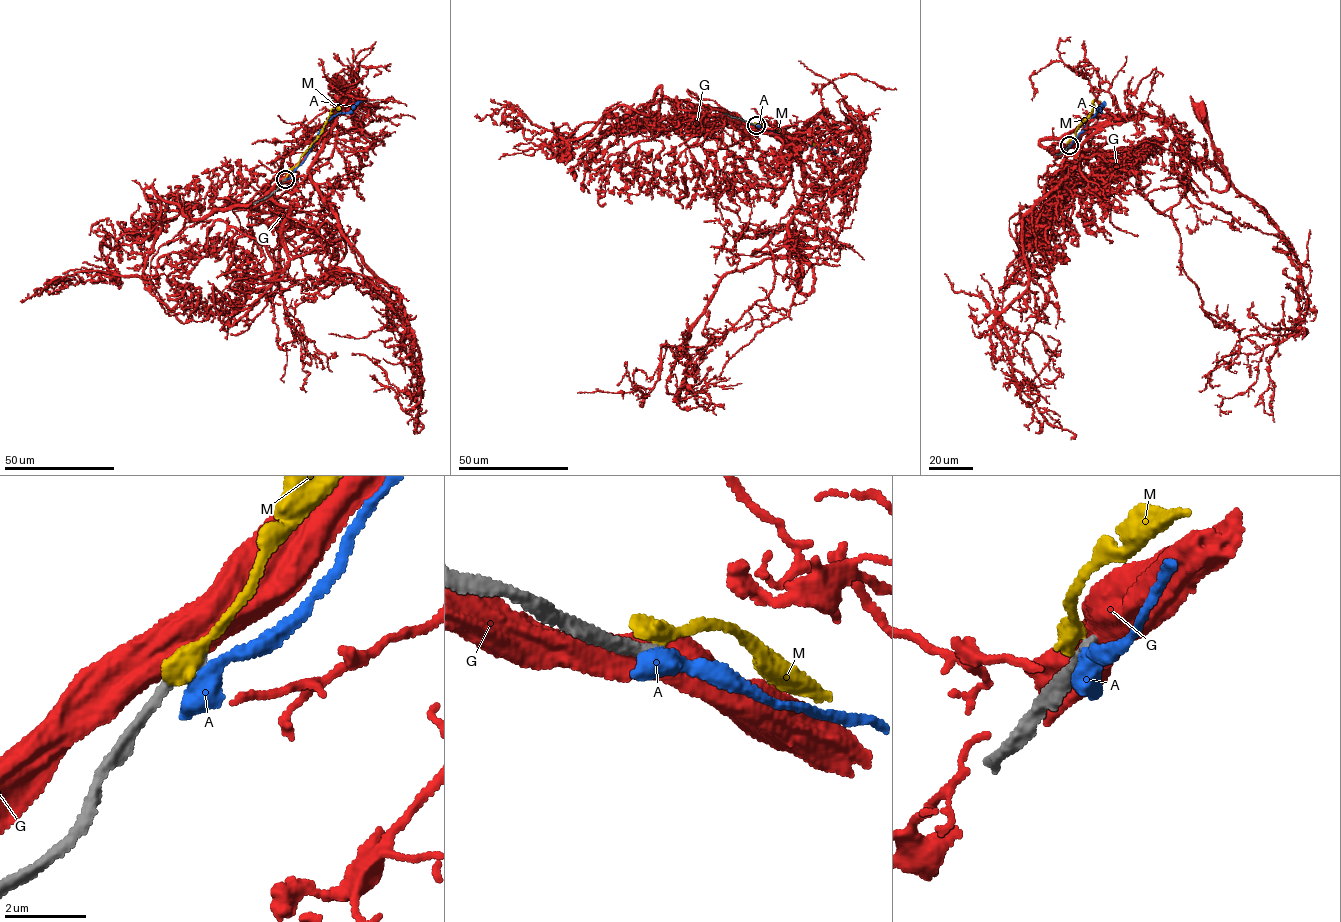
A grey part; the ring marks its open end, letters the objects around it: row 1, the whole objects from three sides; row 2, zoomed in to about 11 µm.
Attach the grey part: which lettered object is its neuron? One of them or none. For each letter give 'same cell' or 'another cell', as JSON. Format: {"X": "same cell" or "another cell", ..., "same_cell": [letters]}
{"A": "another cell", "G": "another cell", "M": "another cell", "same_cell": []}

